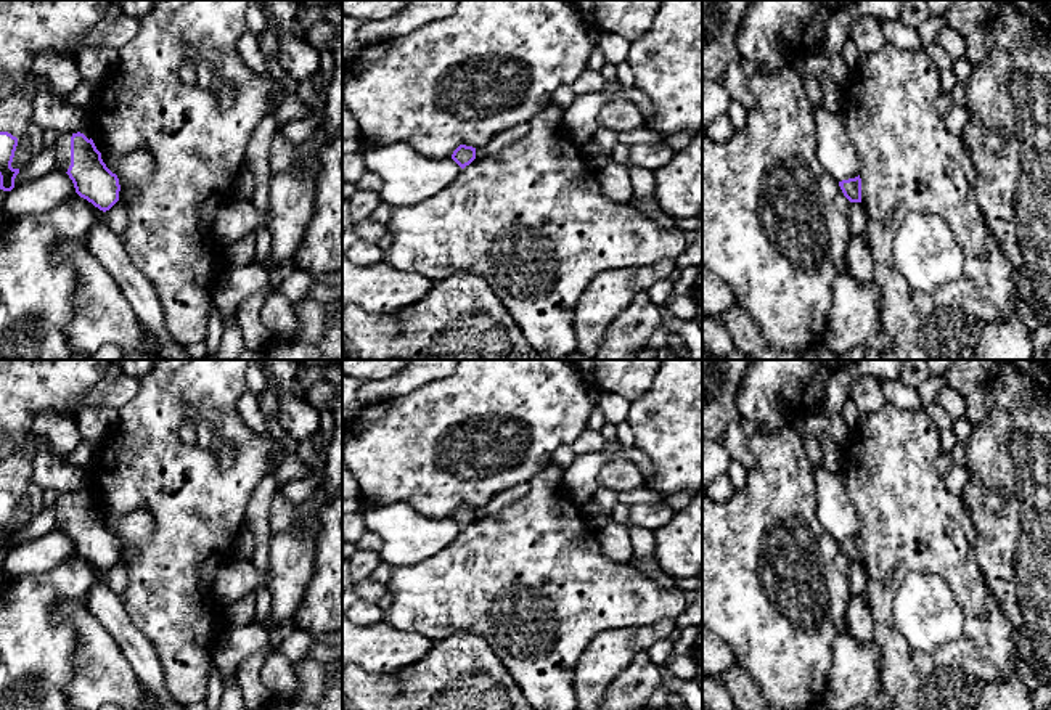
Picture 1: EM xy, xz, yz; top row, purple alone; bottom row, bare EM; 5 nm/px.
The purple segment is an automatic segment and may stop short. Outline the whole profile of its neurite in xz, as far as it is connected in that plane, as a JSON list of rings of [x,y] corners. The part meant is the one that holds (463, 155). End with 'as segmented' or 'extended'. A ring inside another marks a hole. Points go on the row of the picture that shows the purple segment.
[[[460,145],[460,146],[453,151],[452,159],[453,159],[461,169],[464,169],[466,165],[469,165],[469,164],[476,159],[476,148],[466,146],[466,145]]] | as segmented

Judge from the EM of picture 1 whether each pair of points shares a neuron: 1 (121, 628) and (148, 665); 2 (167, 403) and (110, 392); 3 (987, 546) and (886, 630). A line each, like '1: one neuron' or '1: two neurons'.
1: one neuron
2: two neurons
3: two neurons

